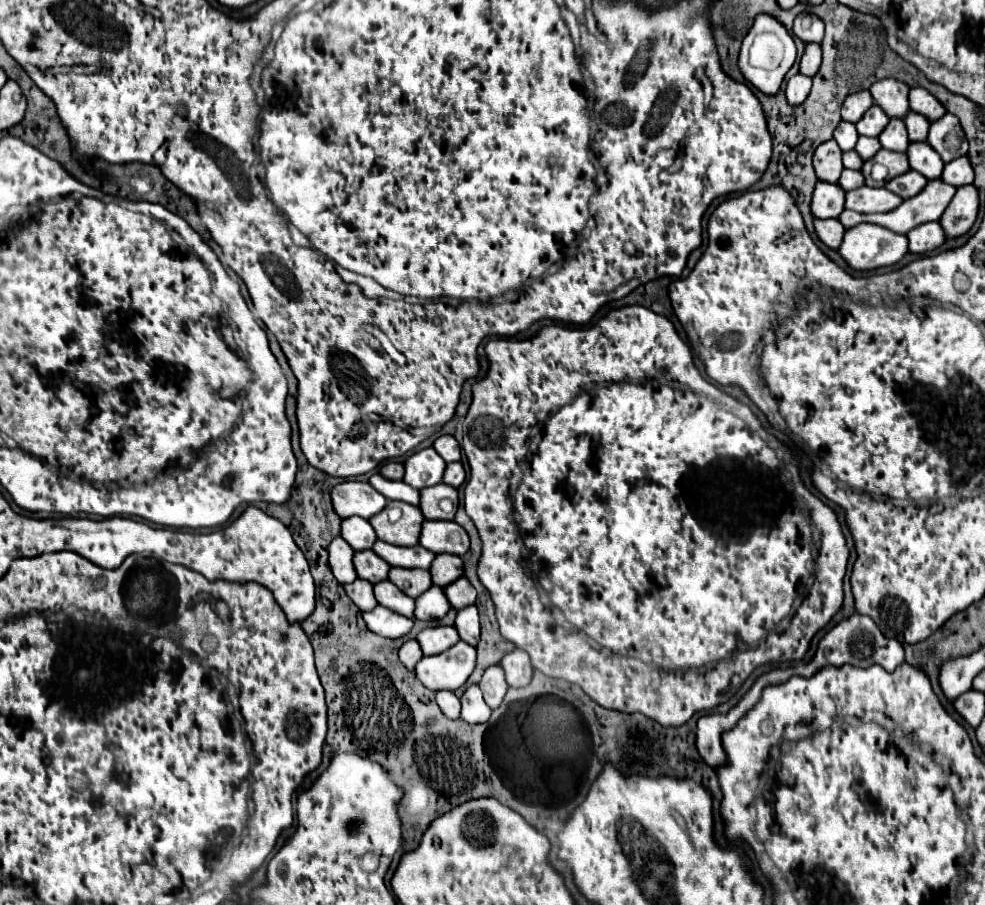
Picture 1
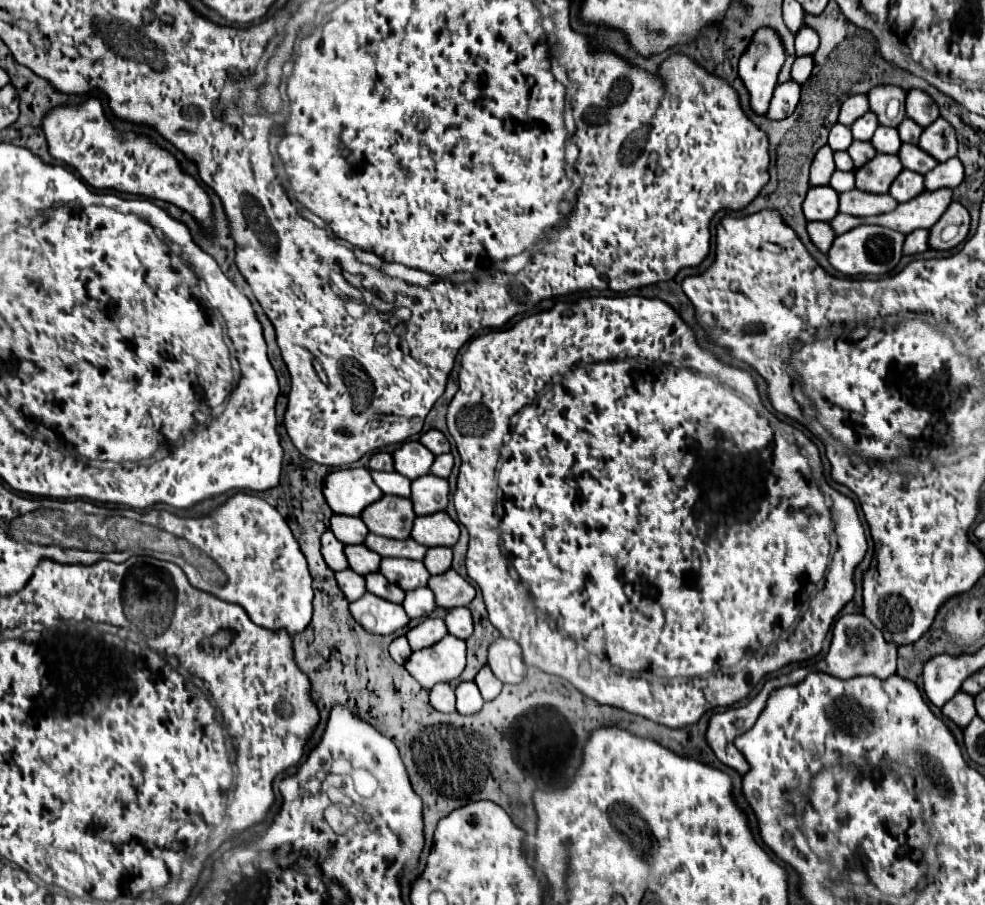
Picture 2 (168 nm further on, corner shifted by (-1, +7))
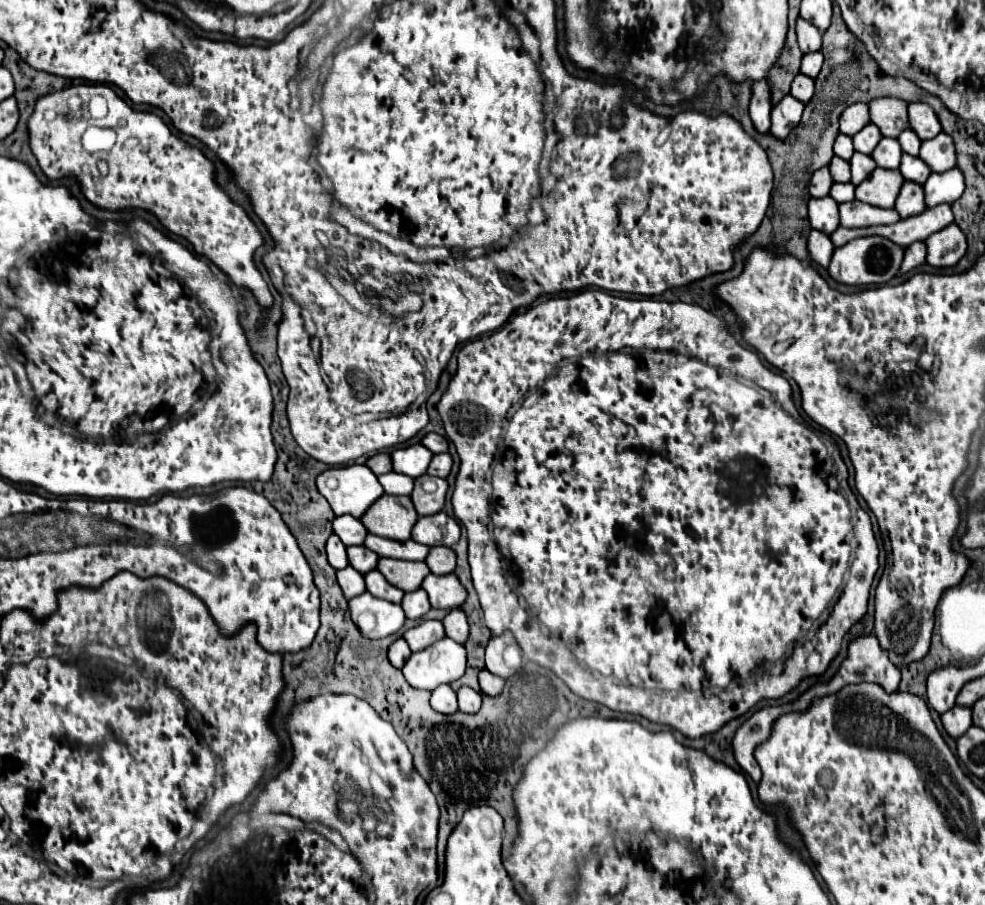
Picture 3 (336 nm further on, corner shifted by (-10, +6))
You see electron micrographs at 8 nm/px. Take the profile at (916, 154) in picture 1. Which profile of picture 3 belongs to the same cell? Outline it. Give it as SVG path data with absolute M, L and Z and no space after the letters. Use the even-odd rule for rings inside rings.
M904 153L902 155L902 163L900 163L900 173L904 175L904 179L916 181L916 183L922 185L932 171L920 157L912 157L912 155Z

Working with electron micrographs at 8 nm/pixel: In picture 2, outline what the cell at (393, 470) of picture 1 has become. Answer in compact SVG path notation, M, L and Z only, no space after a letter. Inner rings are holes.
M375 452L369 458L369 470L385 470L391 472L393 470L393 458L387 452Z

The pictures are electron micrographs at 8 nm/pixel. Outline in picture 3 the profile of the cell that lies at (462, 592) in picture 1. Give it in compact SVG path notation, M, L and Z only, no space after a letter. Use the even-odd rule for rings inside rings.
M454 573L448 575L428 575L422 583L422 589L426 589L432 607L436 609L456 609L464 603L468 591L460 583L460 579Z

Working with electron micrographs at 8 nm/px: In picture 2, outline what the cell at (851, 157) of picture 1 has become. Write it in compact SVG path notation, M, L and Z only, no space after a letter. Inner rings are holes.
M835 152L833 158L835 158L835 168L837 168L837 170L843 170L843 172L853 170L853 160L849 158L847 152Z

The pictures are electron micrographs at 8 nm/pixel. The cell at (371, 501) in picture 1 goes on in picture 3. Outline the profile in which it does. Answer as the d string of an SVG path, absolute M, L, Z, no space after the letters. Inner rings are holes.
M366 465L328 469L318 475L316 483L336 515L352 515L356 519L384 495L378 477Z

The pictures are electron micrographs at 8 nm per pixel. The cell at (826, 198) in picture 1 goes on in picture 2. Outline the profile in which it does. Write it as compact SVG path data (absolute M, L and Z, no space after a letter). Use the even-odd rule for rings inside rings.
M815 186L809 188L803 214L809 222L831 222L837 216L837 192L831 186Z

